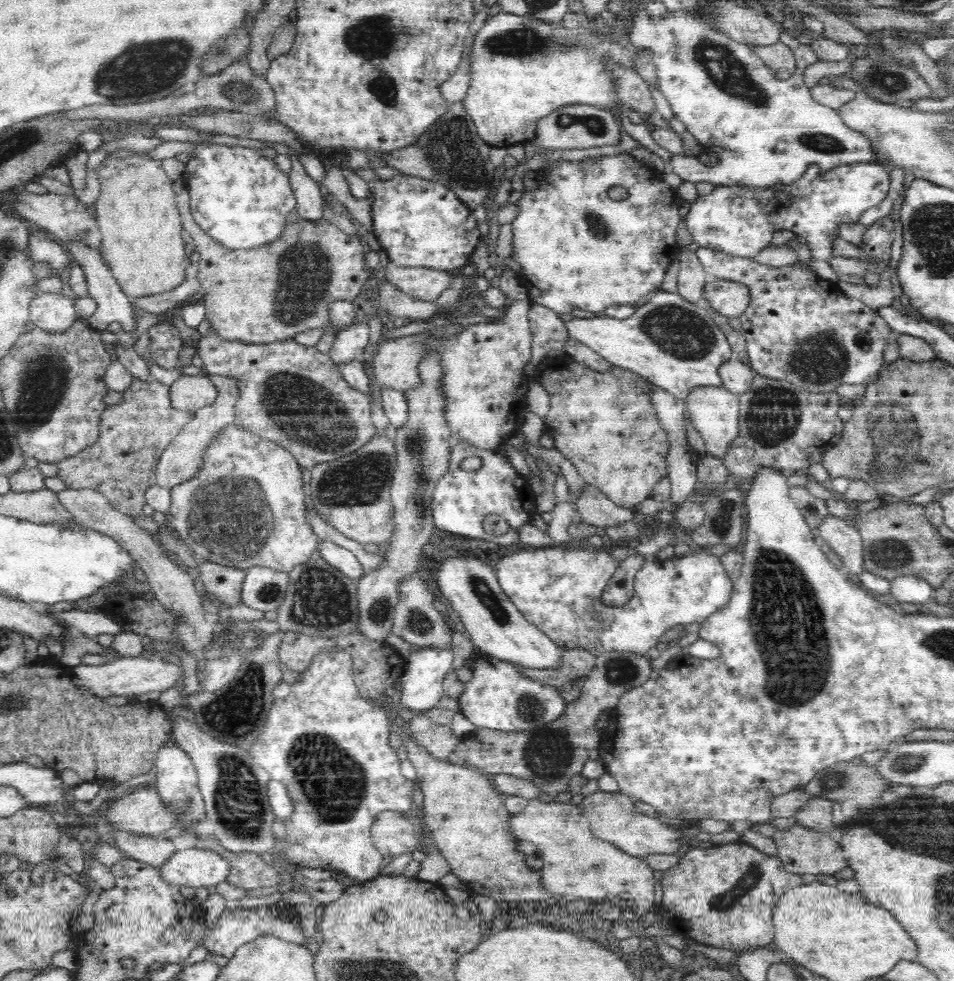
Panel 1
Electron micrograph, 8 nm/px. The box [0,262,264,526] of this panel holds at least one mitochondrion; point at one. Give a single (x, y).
(44, 377)

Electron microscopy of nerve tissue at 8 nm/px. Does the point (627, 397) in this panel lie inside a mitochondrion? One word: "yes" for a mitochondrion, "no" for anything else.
no

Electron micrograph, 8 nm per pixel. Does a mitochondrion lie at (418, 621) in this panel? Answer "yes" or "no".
yes

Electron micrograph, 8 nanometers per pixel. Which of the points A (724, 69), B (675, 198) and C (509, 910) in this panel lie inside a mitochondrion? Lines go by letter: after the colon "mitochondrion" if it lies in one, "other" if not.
A: mitochondrion
B: other
C: other

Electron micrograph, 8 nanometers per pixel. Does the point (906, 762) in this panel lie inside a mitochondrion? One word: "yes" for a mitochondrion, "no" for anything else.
yes

